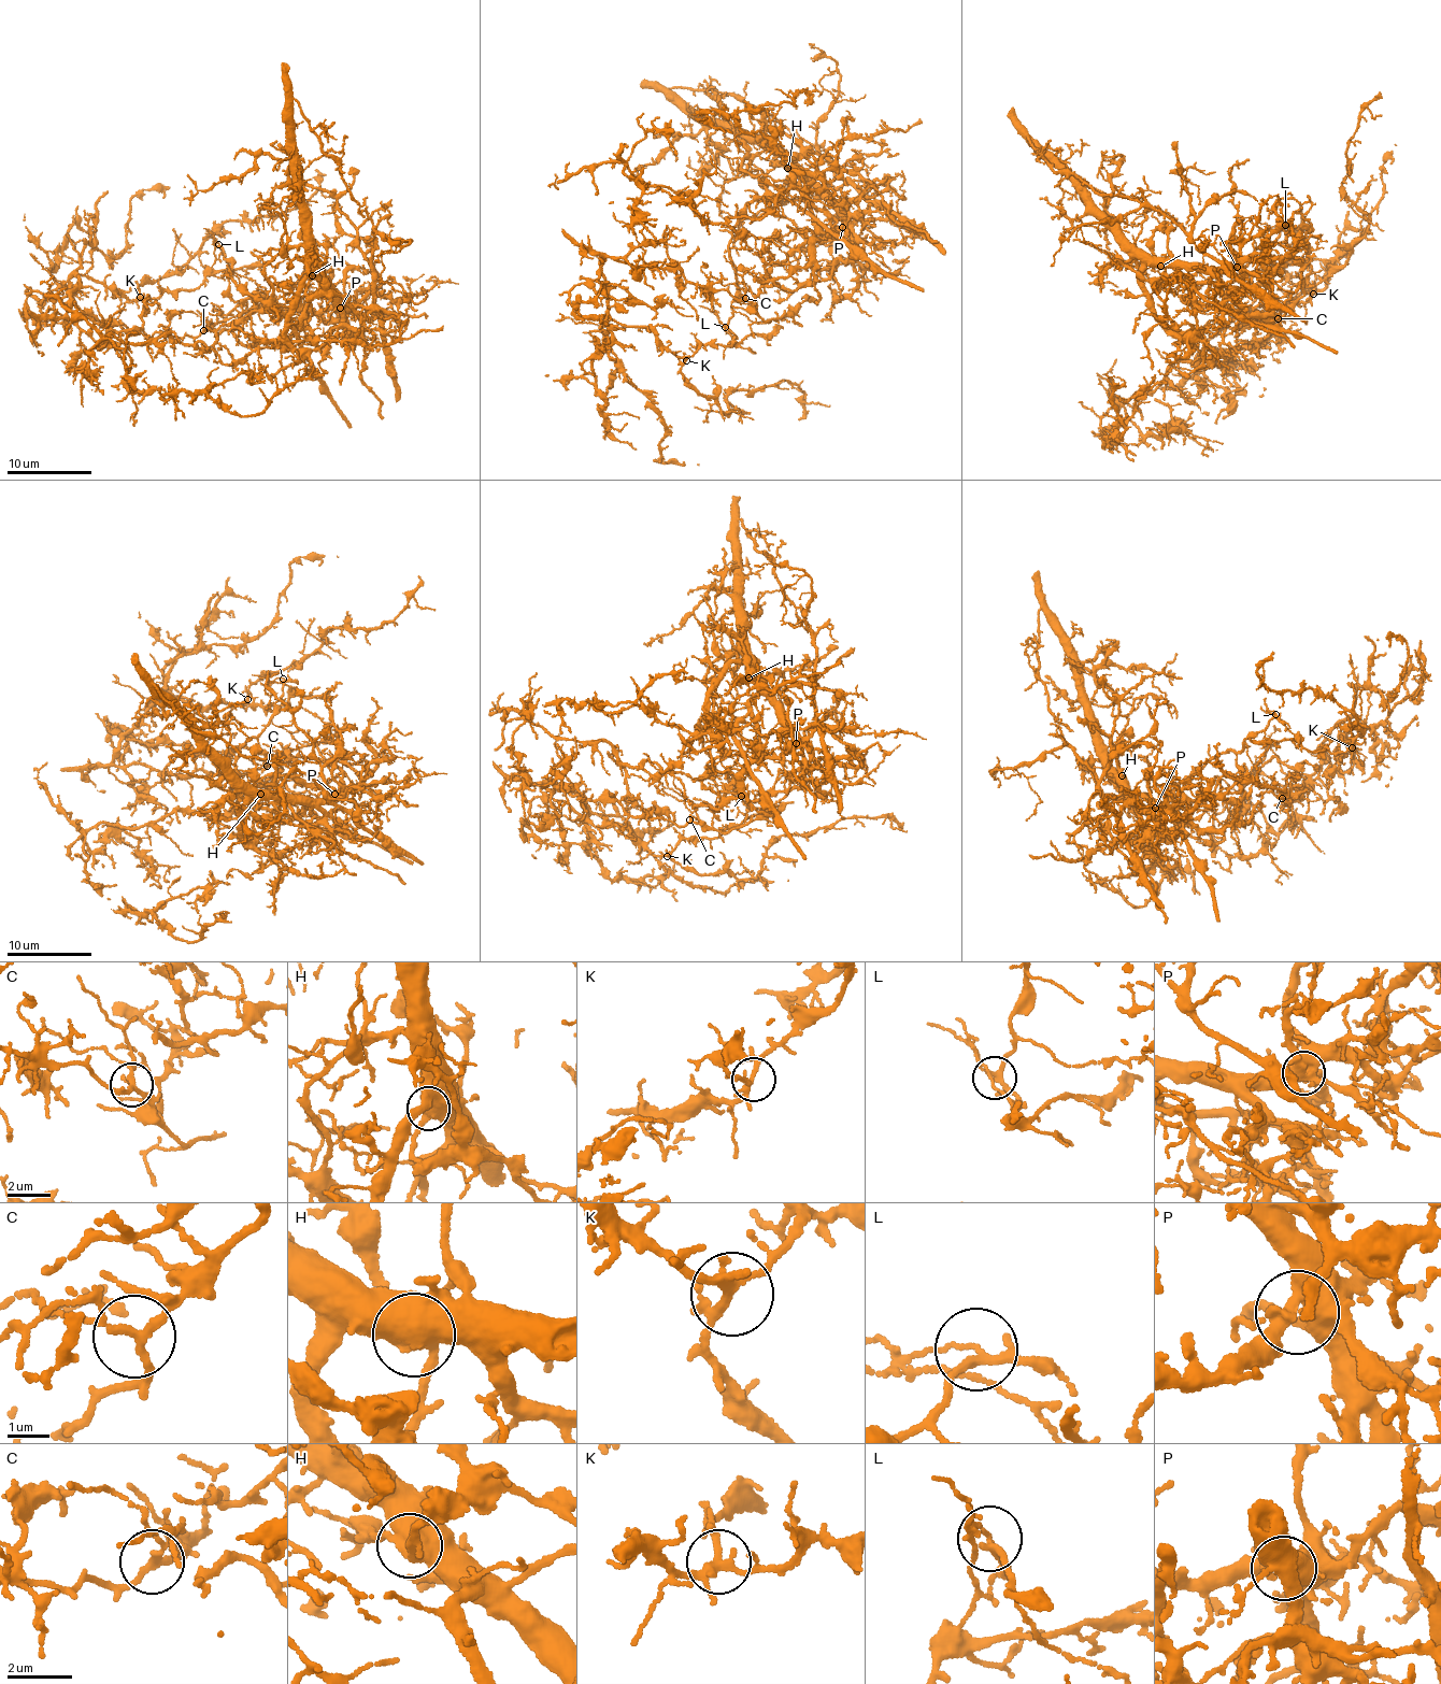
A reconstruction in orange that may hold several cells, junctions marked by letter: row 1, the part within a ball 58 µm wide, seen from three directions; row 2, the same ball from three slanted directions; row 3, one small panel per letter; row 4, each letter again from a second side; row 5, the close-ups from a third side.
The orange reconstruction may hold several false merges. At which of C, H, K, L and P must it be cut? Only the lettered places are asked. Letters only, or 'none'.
H, L

